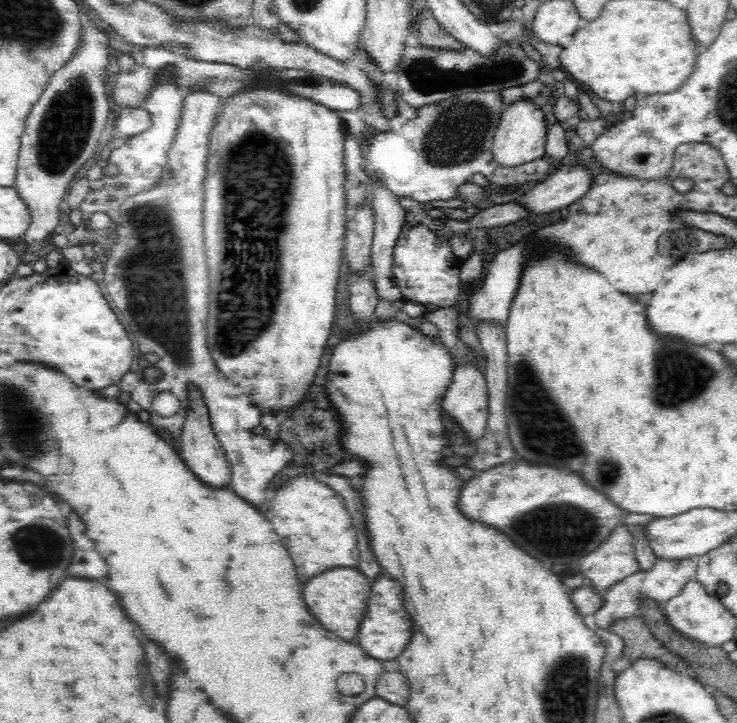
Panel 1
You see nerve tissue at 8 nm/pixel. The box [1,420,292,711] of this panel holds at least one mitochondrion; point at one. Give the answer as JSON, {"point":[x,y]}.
{"point":[35,545]}

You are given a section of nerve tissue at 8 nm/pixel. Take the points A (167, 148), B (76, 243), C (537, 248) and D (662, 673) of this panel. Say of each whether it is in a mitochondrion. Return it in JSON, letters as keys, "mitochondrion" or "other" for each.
{"A":"other","B":"other","C":"other","D":"other"}

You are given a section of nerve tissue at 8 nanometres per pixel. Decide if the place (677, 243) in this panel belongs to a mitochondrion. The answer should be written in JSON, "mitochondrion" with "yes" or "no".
{"mitochondrion":"yes"}

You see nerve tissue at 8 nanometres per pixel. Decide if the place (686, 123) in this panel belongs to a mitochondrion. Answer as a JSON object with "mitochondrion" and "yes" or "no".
{"mitochondrion":"no"}

